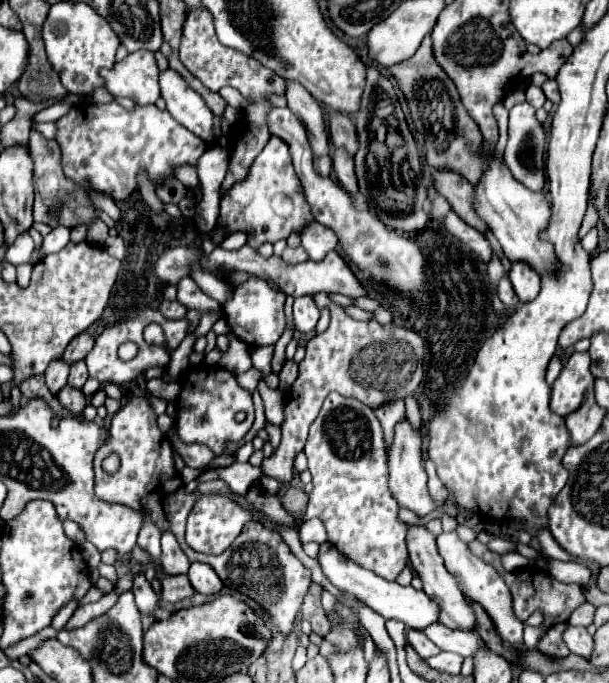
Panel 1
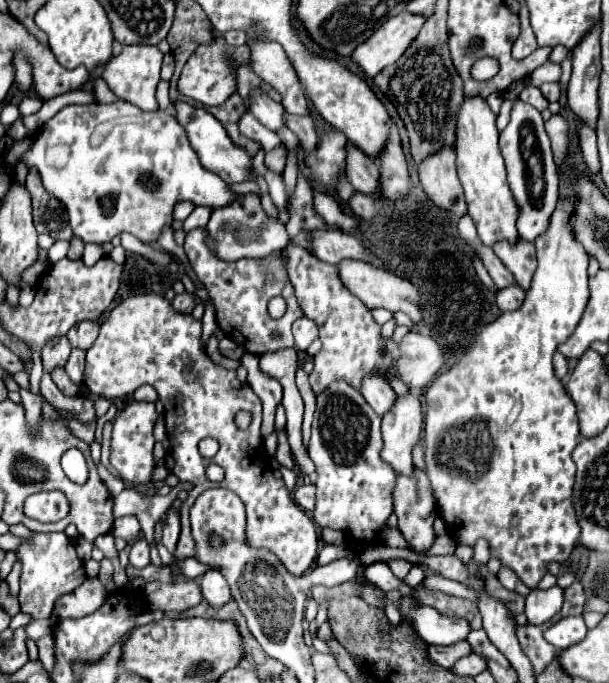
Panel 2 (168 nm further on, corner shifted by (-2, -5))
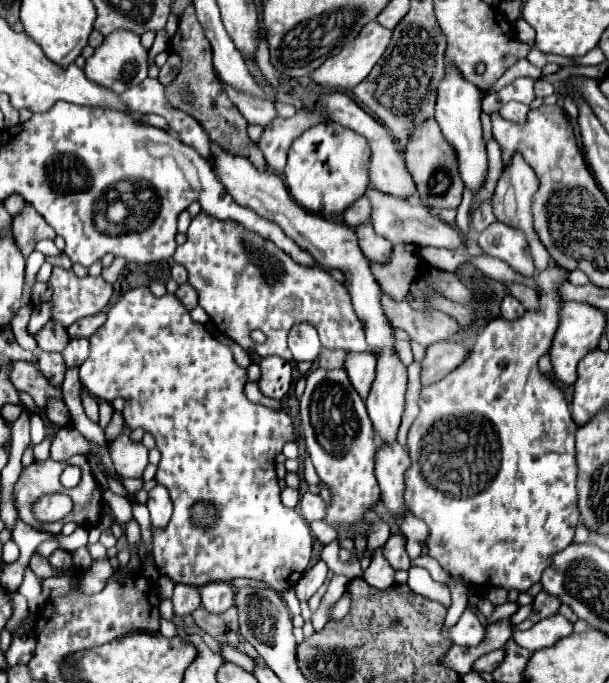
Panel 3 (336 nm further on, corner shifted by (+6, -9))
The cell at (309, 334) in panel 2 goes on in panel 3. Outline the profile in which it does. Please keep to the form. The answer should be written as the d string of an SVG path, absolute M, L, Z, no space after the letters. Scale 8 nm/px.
M296 323L288 333L288 349L294 355L294 361L316 361L320 355L320 339L316 329L310 323Z

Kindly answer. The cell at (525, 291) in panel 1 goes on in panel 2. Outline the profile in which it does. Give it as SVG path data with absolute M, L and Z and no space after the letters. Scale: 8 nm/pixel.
M522 239L516 245L498 241L492 249L500 257L500 261L508 267L508 271L514 275L516 285L520 289L528 291L528 287L532 283L532 275L536 271L534 243L528 243L528 241L522 241Z

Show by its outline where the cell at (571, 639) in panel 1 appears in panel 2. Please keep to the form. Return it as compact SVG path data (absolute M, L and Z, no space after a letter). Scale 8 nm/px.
M582 615L578 617L572 617L572 619L562 619L558 621L556 625L552 625L548 631L546 631L546 639L558 649L558 651L564 651L576 643L580 643L584 637L586 637L586 625L584 625L584 619Z

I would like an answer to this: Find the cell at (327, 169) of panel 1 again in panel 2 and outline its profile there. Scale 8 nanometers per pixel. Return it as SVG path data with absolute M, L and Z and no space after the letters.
M288 115L288 129L296 133L296 137L302 143L302 149L306 153L316 151L318 147L318 135L312 123L312 117L298 117L298 115Z

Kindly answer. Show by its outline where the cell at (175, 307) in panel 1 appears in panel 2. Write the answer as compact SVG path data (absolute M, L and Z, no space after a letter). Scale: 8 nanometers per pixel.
M190 293L176 295L176 297L172 299L172 307L174 307L176 311L180 311L180 313L192 313L192 309L194 309L194 299L192 299Z

